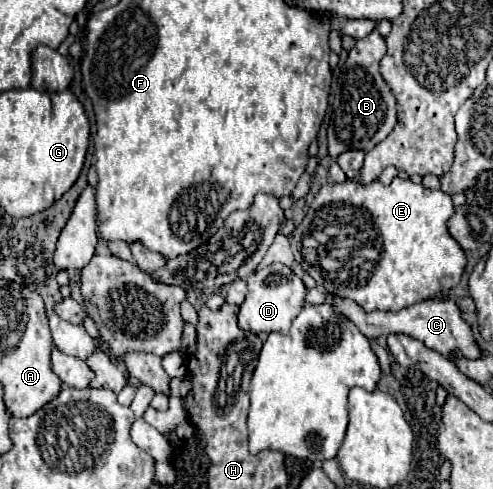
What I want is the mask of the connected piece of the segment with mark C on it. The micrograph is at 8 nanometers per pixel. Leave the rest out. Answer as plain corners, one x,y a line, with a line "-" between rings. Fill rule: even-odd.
331,296
331,302
335,302
335,306
339,306
339,310
343,310
343,314
347,314
347,318
351,318
351,322
367,338
383,338
389,334
407,334
411,338
421,340
425,346
431,346
431,350
439,350
439,354
443,354
447,358
451,358
451,354
447,354
447,350
455,350
455,346
459,346
459,350
463,350
463,354
475,354
477,342
473,338
473,332
471,332
469,324
461,318
461,312
453,300
421,300
399,312
371,312
371,314
363,312
363,308
355,306
355,302
347,302
343,298

